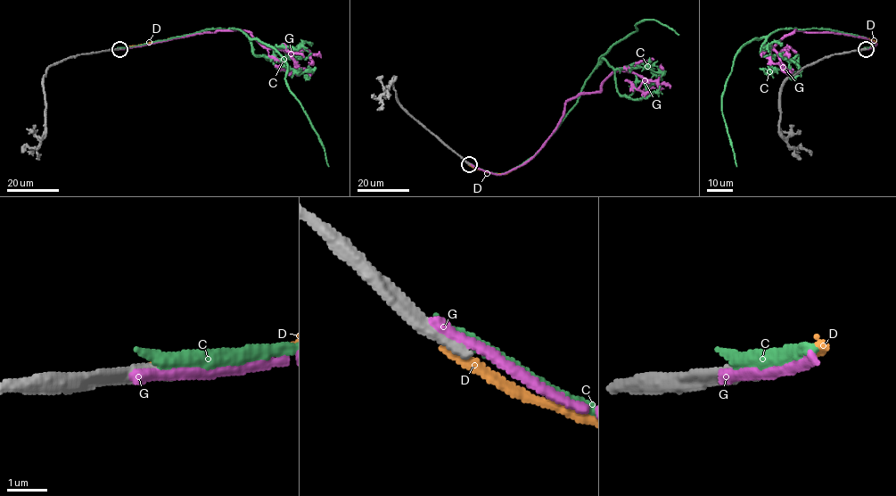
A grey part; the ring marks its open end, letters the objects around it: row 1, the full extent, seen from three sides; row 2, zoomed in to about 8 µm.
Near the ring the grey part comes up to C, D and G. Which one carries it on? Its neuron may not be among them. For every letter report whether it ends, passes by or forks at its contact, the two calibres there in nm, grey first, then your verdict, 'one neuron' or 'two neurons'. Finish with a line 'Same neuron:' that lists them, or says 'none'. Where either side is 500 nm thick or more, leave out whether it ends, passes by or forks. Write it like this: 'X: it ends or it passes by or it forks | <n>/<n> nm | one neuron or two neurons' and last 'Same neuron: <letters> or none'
C: it ends | 400/400 nm | two neurons
D: it ends | 400/200 nm | two neurons
G: it ends | 460/320 nm | two neurons
Same neuron: none

